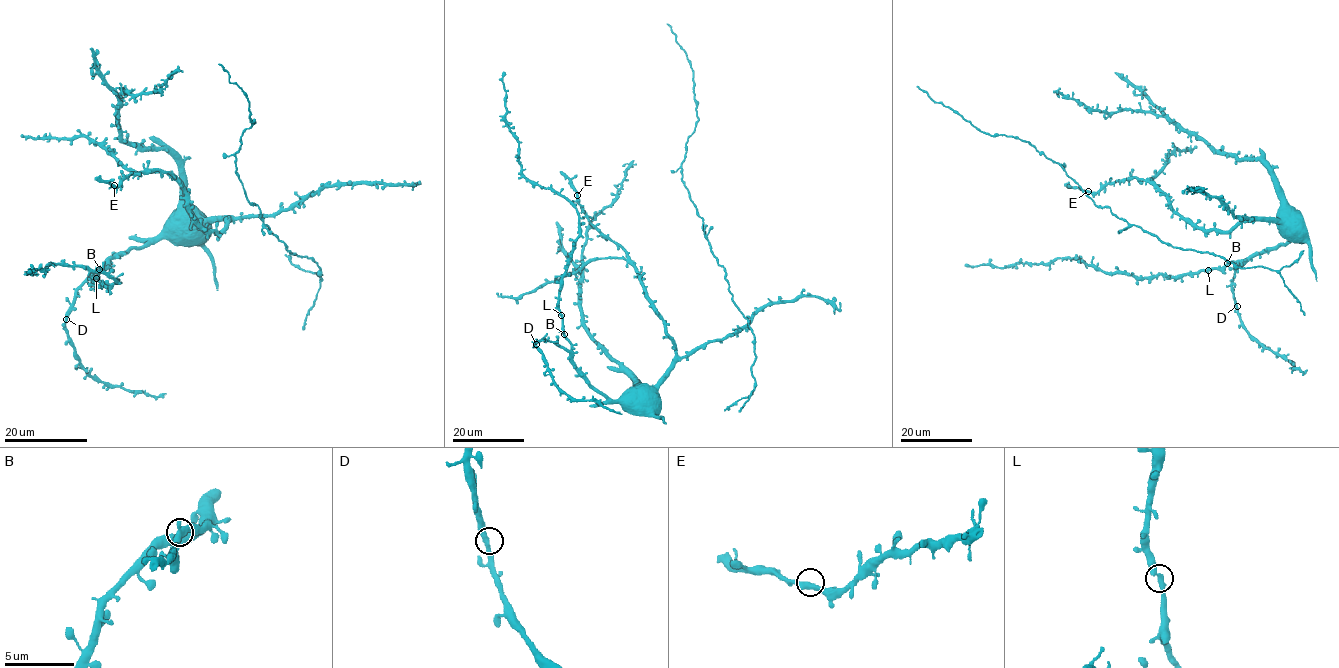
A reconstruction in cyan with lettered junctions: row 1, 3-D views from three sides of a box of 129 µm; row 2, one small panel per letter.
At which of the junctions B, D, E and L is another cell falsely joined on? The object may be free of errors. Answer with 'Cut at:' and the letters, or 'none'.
Cut at: none

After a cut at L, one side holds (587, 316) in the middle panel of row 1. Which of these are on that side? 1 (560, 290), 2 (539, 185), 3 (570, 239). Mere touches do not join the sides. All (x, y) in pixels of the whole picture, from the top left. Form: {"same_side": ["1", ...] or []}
{"same_side": []}

